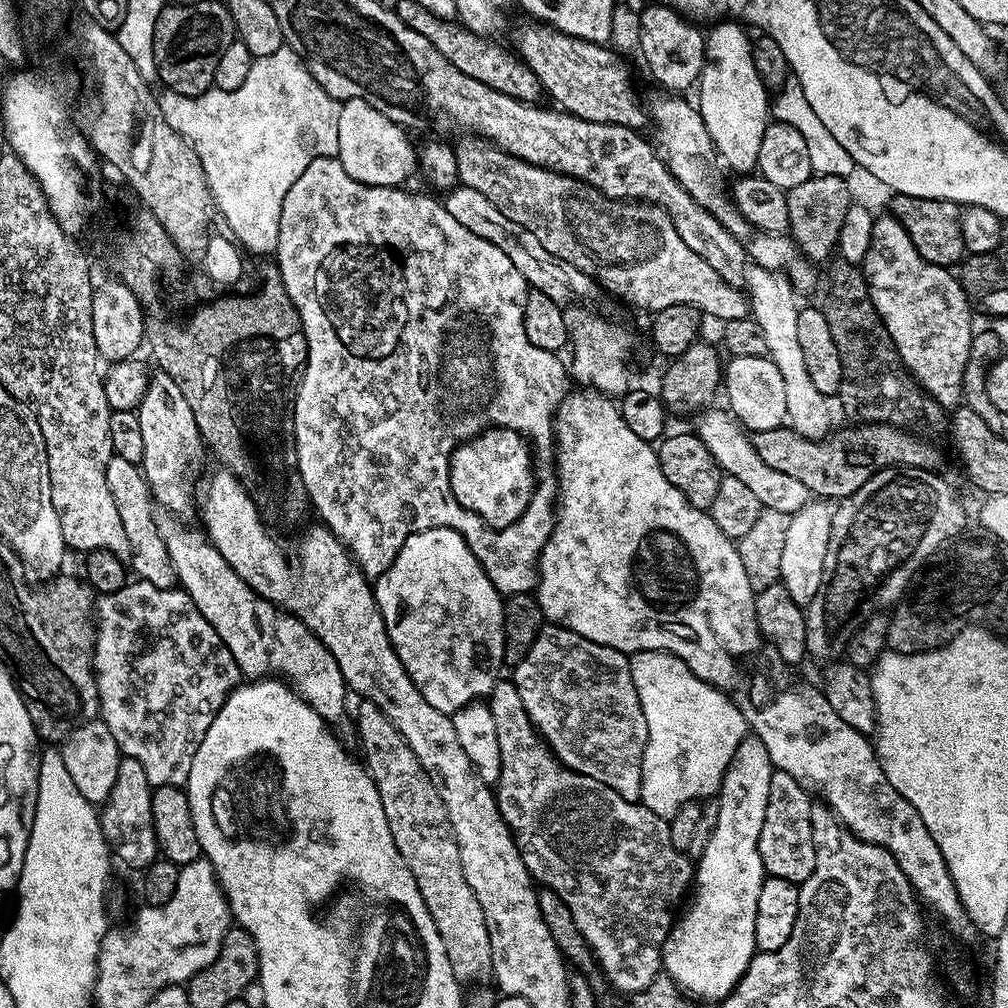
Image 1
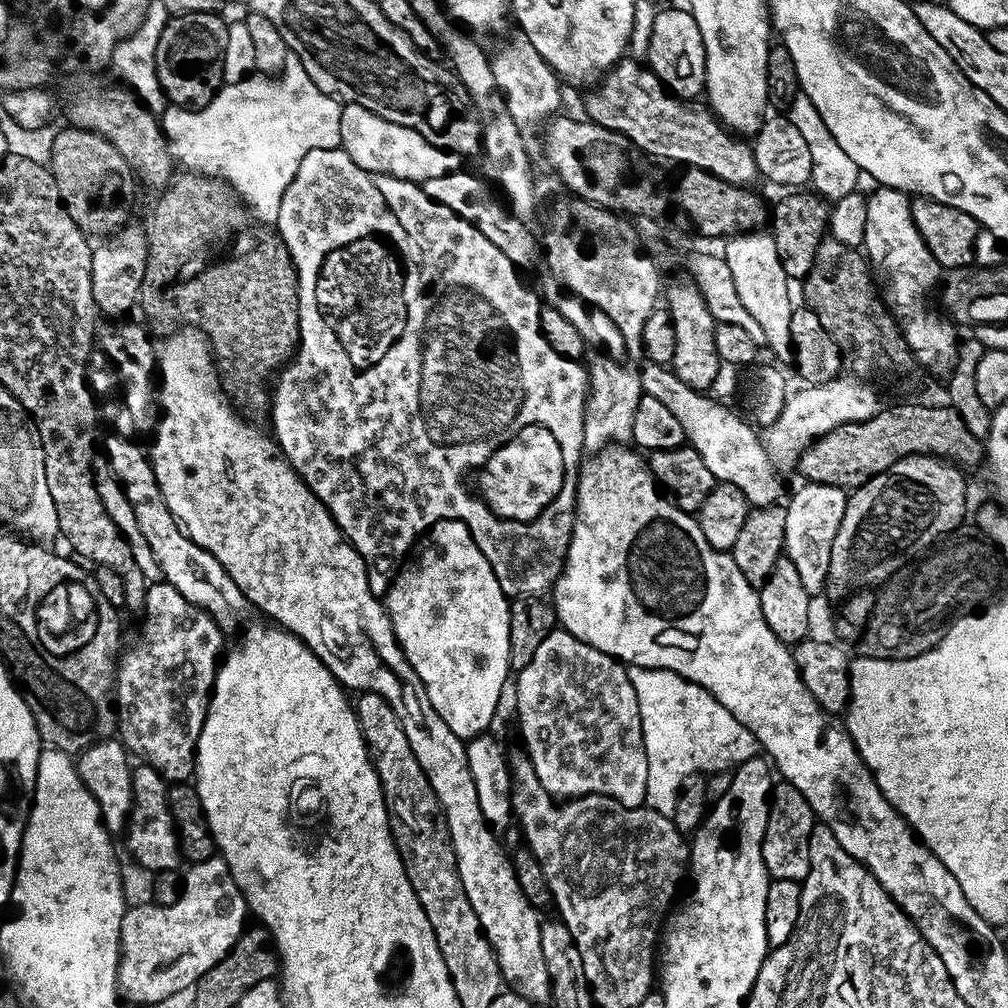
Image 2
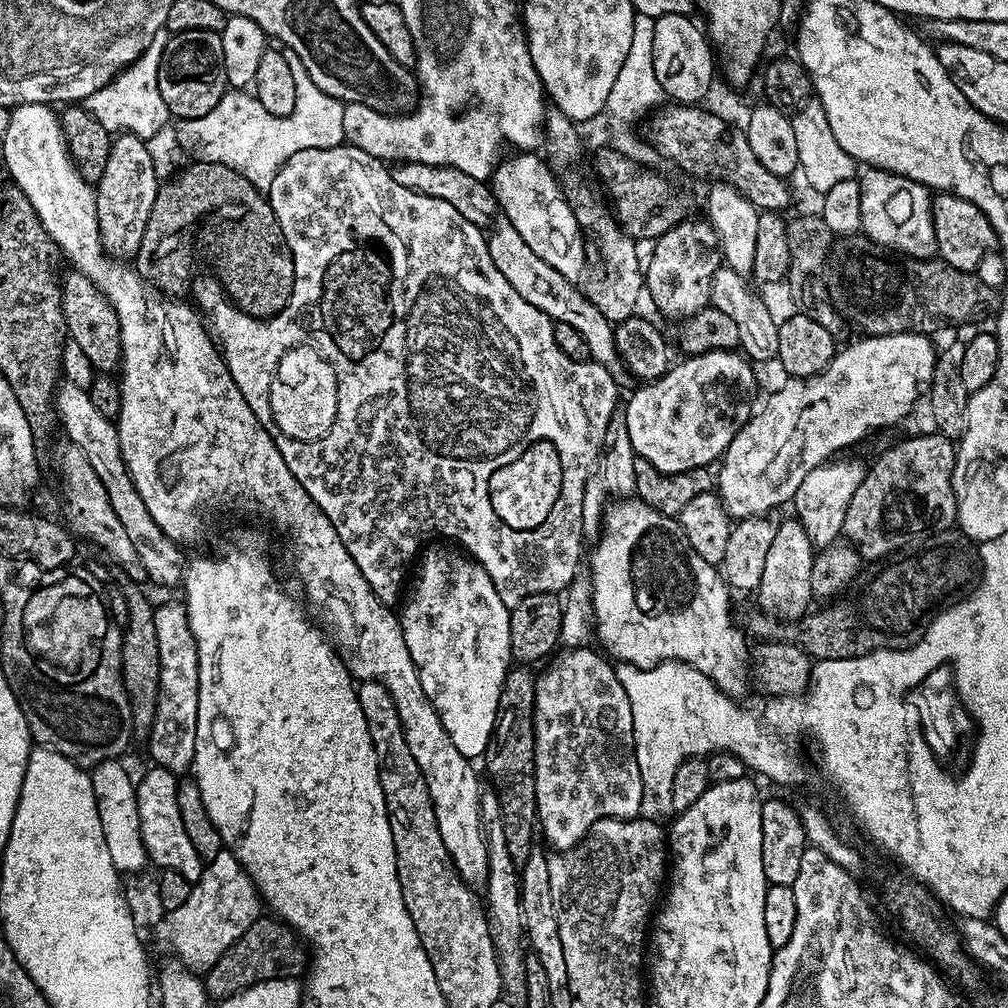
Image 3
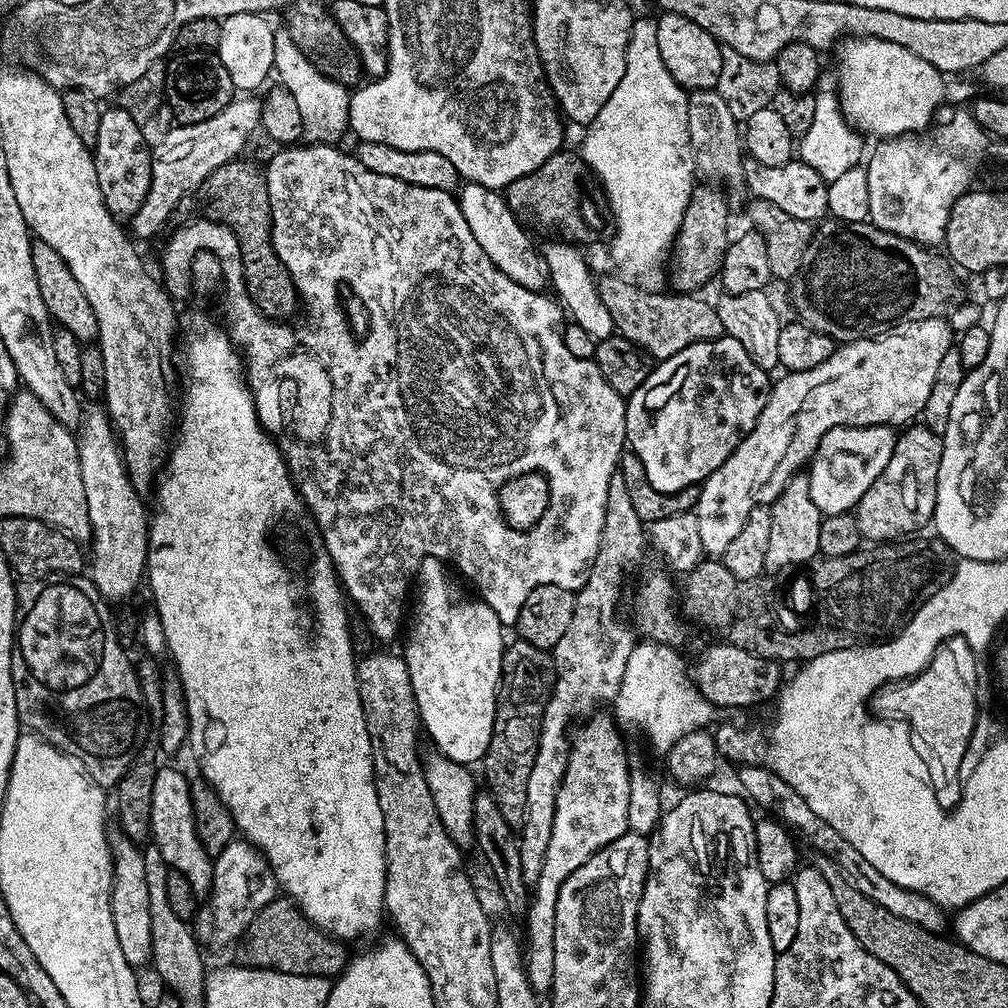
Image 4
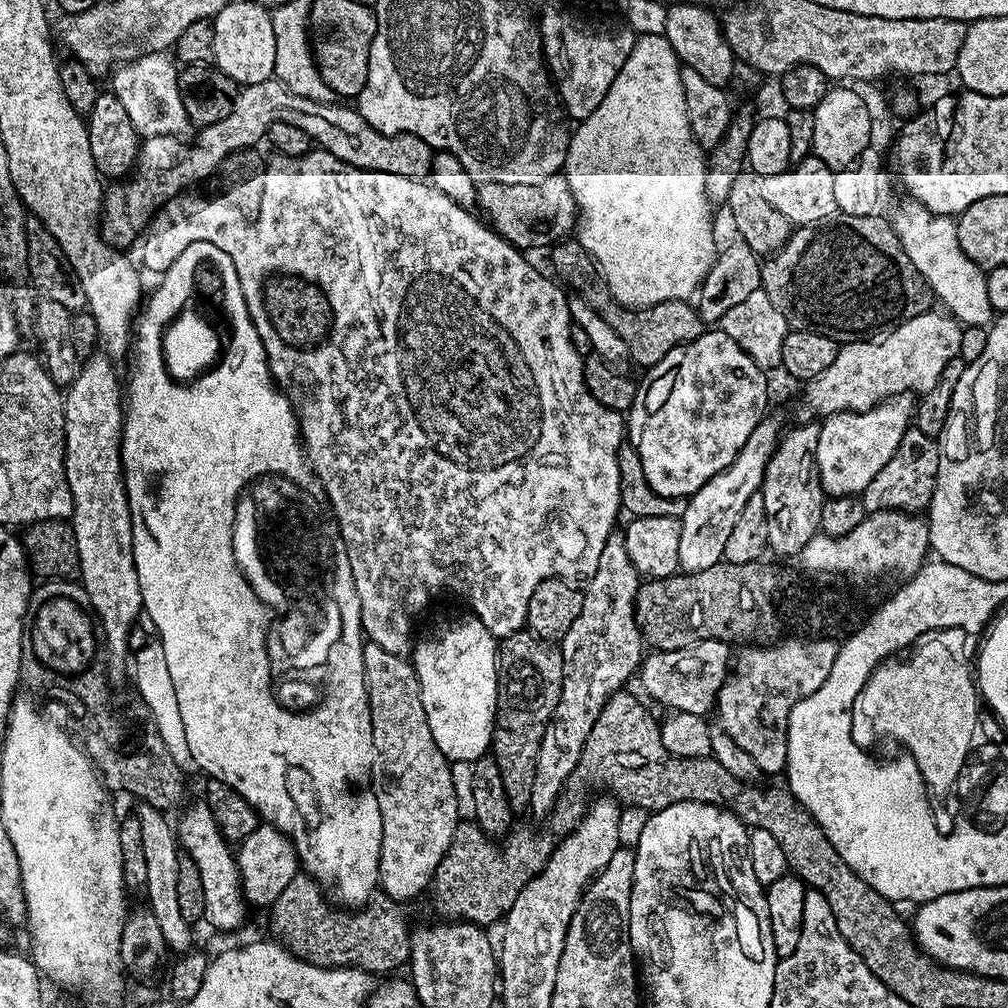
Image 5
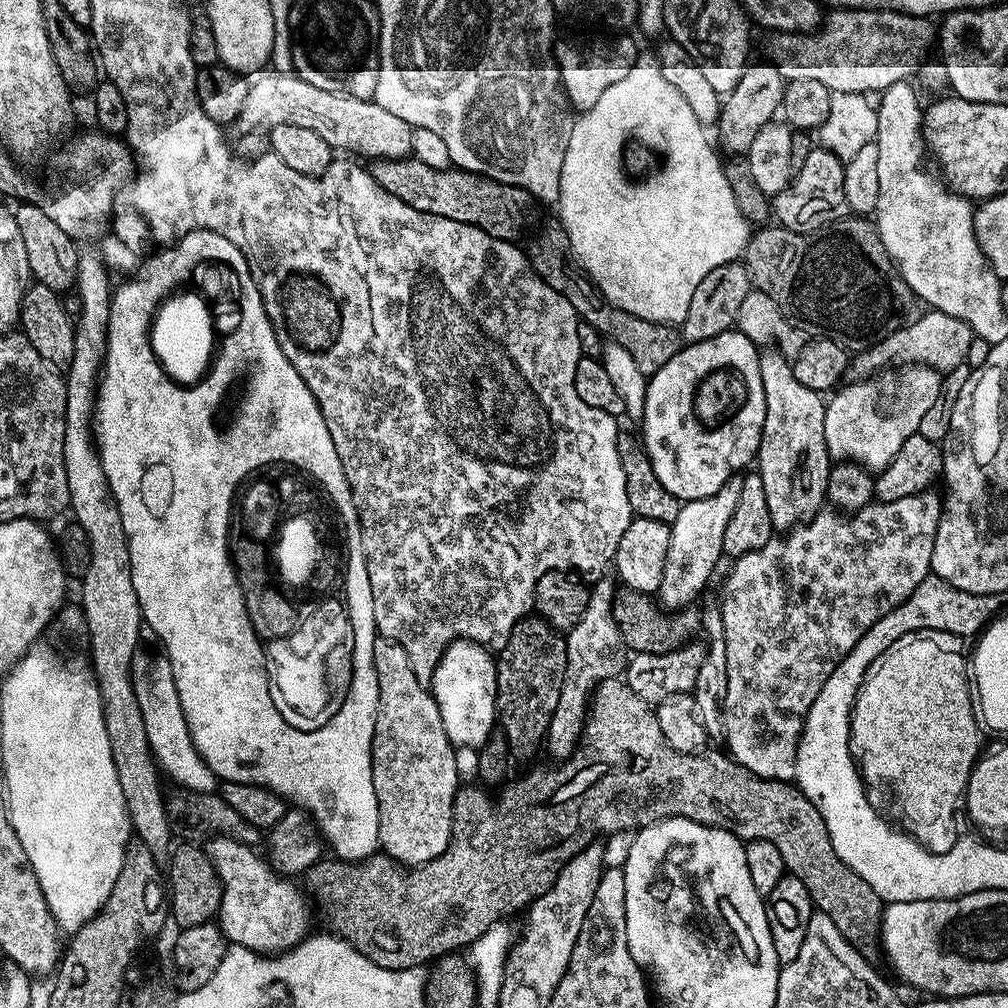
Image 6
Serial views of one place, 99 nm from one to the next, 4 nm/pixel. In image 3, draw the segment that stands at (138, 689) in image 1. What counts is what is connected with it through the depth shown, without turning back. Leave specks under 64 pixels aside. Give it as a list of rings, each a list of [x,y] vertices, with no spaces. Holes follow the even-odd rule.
[[[179,603],[159,605],[154,626],[158,626],[158,654],[160,655],[160,689],[154,714],[152,732],[146,747],[153,765],[177,774],[193,767],[196,758],[198,730],[198,658],[196,645],[188,631],[186,613]]]

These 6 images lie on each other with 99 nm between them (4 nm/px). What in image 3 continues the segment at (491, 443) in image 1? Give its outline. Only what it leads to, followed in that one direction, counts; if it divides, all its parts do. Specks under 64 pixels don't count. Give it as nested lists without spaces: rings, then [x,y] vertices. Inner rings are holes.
[[[548,444],[532,448],[522,460],[496,474],[496,488],[492,488],[492,506],[496,516],[510,528],[528,530],[544,520],[548,514],[560,482],[560,468],[554,450]]]

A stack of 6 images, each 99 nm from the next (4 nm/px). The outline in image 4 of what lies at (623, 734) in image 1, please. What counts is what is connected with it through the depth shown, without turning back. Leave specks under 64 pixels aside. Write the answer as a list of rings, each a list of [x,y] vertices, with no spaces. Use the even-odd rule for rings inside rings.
[[[600,710],[597,716],[589,715],[580,729],[575,729],[570,740],[566,774],[558,790],[558,798],[554,806],[554,834],[550,834],[550,846],[546,849],[546,862],[542,862],[542,874],[538,874],[538,882],[534,885],[534,895],[531,897],[523,925],[524,936],[522,940],[524,955],[524,970],[533,991],[537,994],[548,994],[552,991],[554,982],[554,914],[558,902],[558,890],[562,890],[562,882],[582,866],[597,852],[610,842],[614,842],[622,833],[629,831],[628,815],[630,814],[630,782],[633,769],[628,769],[628,752],[624,749],[624,740],[616,729],[617,721]]]

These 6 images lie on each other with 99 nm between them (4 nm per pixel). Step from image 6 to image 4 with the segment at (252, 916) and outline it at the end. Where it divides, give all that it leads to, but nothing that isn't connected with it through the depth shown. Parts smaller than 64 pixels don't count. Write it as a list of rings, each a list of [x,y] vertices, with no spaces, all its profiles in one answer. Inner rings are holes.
[[[157,767],[154,778],[154,794],[150,802],[150,822],[152,823],[151,839],[154,847],[162,854],[169,869],[184,872],[194,886],[198,898],[207,897],[212,891],[213,857],[209,856],[198,838],[194,816],[194,806],[190,796],[190,780],[176,768]]]

